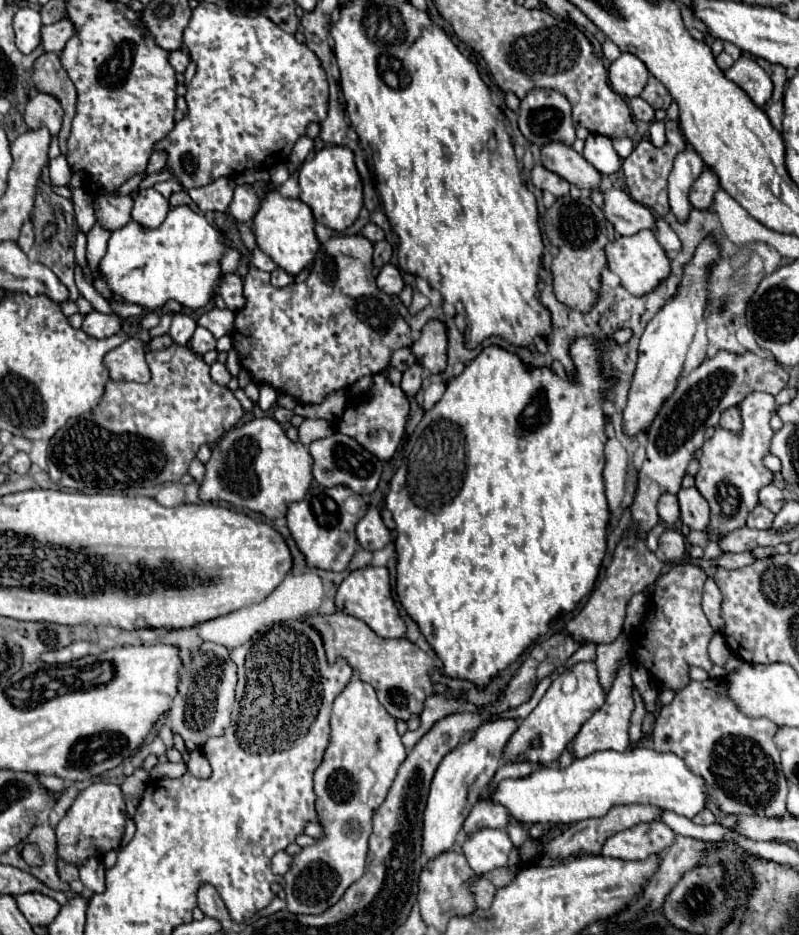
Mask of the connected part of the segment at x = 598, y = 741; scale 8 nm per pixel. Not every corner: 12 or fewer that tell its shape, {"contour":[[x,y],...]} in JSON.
{"contour":[[630,663],[618,671],[604,705],[570,749],[626,751],[634,713]]}

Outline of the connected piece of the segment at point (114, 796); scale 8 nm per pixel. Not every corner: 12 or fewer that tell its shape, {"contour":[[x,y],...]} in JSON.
{"contour":[[92,783],[56,827],[58,857],[80,867],[120,847],[120,787]]}

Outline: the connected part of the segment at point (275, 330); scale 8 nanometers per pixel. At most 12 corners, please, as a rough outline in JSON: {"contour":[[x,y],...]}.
{"contour":[[364,235],[302,283],[250,269],[242,367],[320,403],[412,345]]}

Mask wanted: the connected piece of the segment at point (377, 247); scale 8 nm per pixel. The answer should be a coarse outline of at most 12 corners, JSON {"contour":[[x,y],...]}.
{"contour":[[388,241],[374,243],[374,267],[390,261],[392,247]]}

